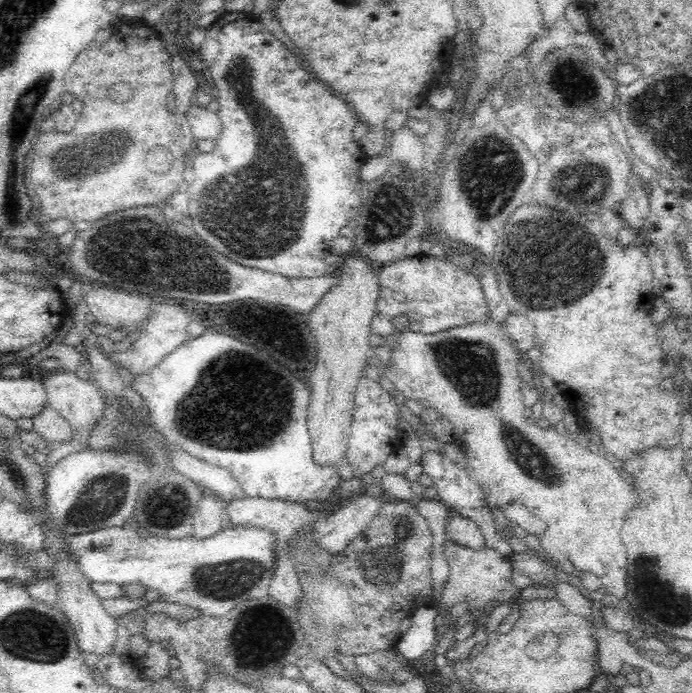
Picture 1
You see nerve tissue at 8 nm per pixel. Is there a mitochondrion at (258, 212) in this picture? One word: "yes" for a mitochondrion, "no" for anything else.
yes

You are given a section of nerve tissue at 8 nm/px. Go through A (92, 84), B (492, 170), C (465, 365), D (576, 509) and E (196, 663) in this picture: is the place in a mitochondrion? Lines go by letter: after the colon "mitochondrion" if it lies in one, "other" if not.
A: other
B: mitochondrion
C: mitochondrion
D: other
E: other

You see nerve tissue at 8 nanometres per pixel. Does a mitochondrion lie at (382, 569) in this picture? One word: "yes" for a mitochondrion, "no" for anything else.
yes

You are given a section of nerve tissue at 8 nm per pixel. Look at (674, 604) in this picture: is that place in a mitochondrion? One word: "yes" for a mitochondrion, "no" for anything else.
yes

